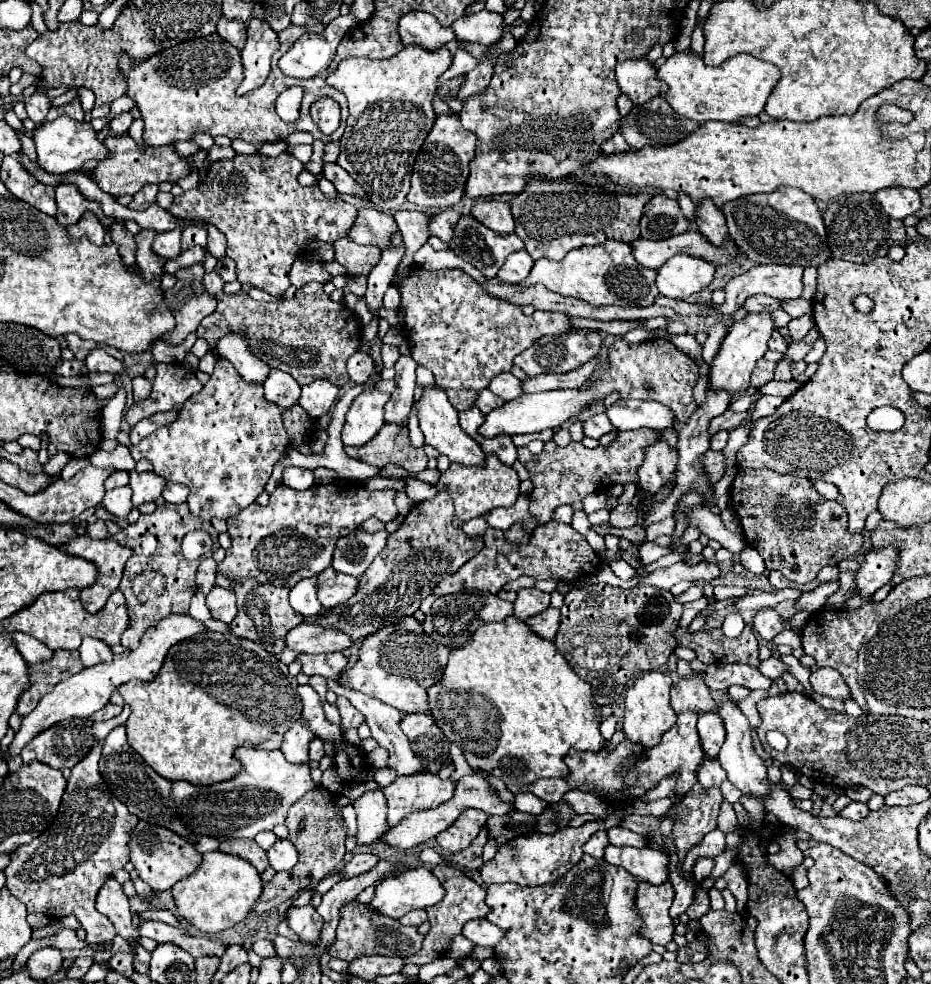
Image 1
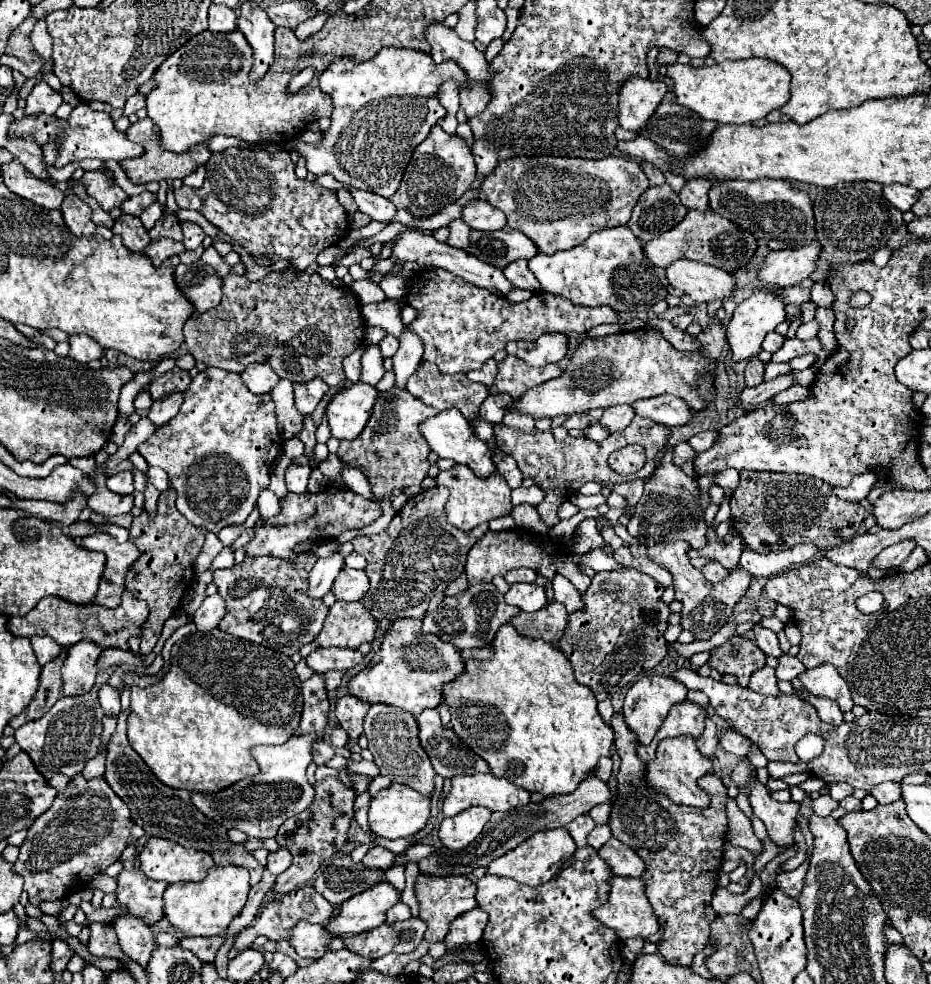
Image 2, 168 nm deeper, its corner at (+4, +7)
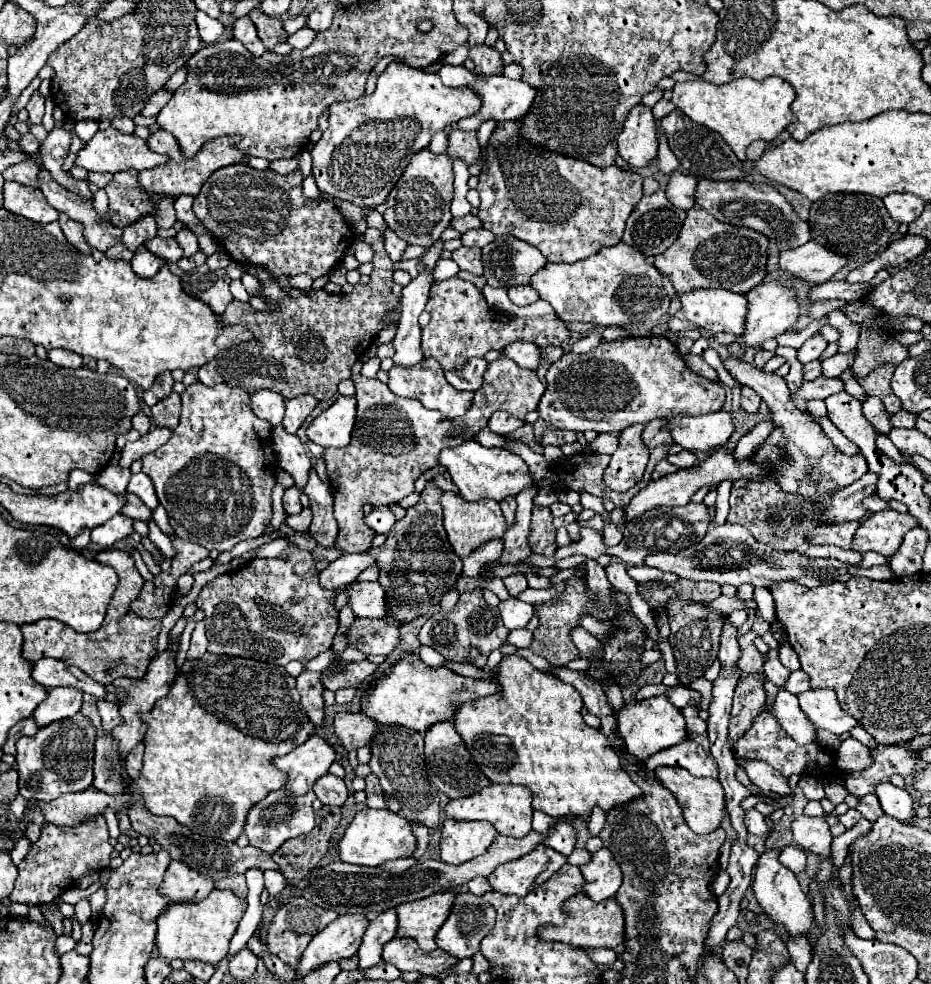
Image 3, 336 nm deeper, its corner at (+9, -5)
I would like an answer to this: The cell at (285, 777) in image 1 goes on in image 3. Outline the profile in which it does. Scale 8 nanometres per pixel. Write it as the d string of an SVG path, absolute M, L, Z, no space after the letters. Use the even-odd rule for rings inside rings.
M312 734L308 742L294 748L290 754L274 760L274 764L288 774L288 784L278 792L270 792L248 814L244 834L250 838L252 846L256 846L268 854L274 854L288 838L308 834L314 828L314 808L312 808L312 802L316 800L314 782L328 774L328 768L332 766L334 760L336 760L336 752L318 734Z

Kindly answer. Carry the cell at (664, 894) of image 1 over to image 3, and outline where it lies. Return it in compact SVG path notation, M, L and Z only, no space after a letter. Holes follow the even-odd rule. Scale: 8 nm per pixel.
M578 892L576 896L568 898L564 902L564 912L566 920L560 926L544 924L536 930L536 936L540 940L550 940L550 942L564 942L570 946L580 946L580 948L610 948L616 954L624 952L624 912L620 912L620 906L612 900L606 900L604 904L592 904L588 896L582 896Z

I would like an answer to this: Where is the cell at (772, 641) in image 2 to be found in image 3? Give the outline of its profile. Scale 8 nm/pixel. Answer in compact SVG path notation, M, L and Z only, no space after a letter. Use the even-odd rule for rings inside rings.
M771 649L766 656L768 656L768 664L764 664L764 674L770 682L774 682L782 690L786 686L790 670L780 664L780 660L778 660L779 649Z

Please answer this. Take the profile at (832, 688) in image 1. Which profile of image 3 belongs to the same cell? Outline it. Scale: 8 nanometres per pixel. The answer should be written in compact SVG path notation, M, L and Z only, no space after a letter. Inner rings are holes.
M808 690L804 694L798 694L798 700L808 720L820 730L846 734L852 726L858 724L840 708L836 694L832 690Z

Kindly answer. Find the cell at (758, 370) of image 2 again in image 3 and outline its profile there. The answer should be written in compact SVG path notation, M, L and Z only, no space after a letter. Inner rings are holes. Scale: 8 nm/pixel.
M742 388L742 408L746 412L758 412L758 406L760 406L760 396L756 396L752 388Z

